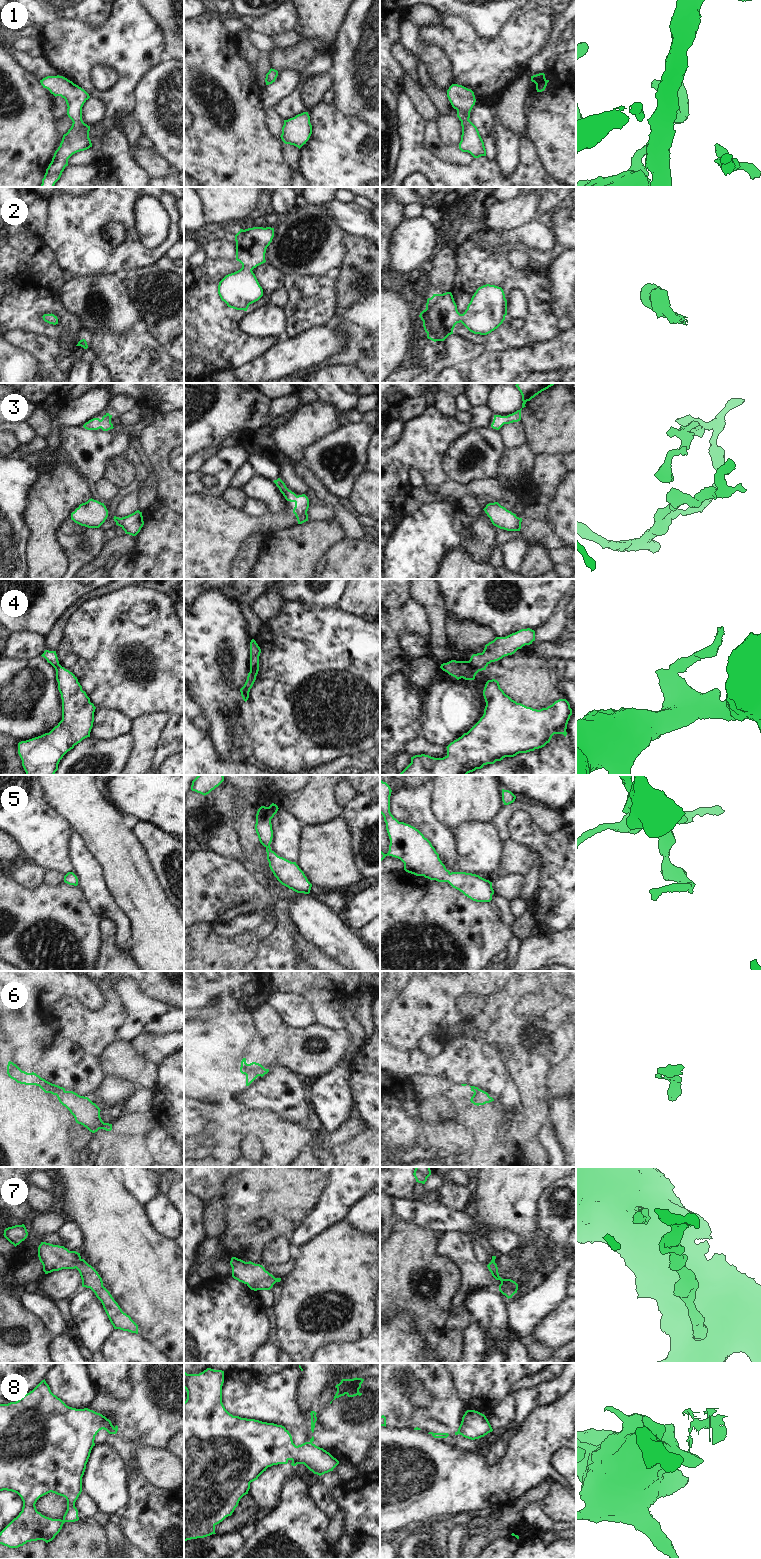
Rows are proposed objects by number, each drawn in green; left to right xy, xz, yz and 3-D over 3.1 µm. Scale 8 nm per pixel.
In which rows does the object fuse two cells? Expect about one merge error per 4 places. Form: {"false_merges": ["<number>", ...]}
{"false_merges": ["4", "8"]}

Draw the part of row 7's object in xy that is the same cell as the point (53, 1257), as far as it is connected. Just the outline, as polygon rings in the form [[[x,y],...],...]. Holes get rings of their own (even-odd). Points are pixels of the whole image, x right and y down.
[[[41,1242],[38,1257],[45,1274],[62,1269],[77,1269],[82,1279],[82,1287],[90,1288],[101,1301],[114,1329],[138,1334],[138,1325],[124,1313],[110,1292],[103,1286],[98,1272],[81,1258],[80,1253],[69,1251],[64,1246]]]

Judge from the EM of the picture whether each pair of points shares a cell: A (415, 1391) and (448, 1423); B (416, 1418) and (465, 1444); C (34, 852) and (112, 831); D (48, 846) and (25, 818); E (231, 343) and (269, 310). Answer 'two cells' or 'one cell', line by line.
A: two cells
B: one cell
C: two cells
D: one cell
E: two cells

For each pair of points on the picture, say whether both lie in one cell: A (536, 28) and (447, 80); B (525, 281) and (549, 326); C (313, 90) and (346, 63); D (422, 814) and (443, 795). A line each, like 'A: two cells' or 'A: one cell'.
A: two cells
B: one cell
C: two cells
D: two cells

